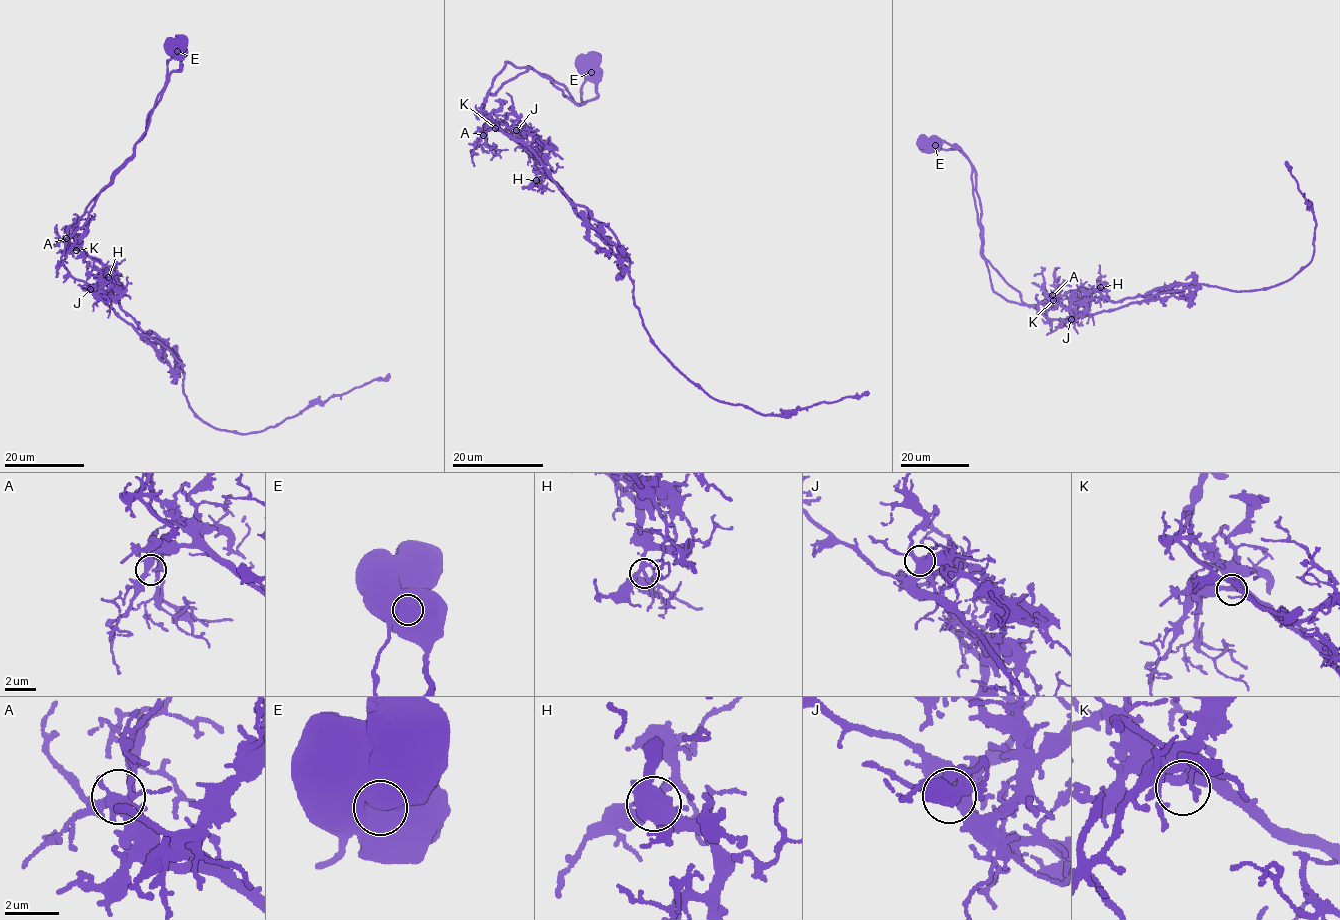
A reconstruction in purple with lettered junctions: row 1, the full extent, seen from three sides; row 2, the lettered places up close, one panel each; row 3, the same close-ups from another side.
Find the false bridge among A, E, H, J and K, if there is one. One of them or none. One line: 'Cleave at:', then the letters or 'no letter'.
Cleave at: E

